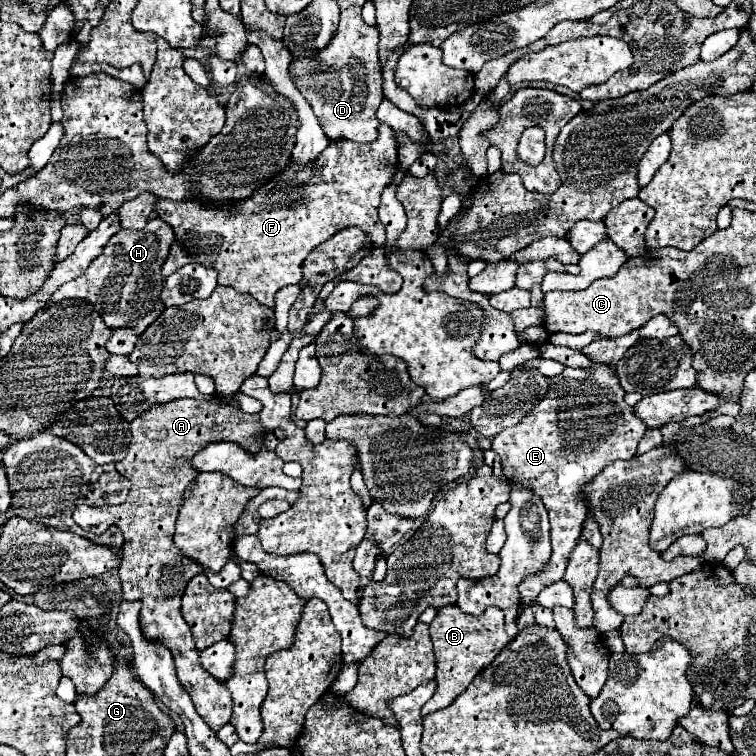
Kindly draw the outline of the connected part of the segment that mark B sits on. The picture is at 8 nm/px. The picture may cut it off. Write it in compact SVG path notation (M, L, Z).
M445 605L437 611L429 629L437 665L437 677L435 677L437 689L433 697L423 705L421 717L451 705L455 697L467 689L467 685L475 679L475 675L481 673L497 657L497 653L511 641L509 635L505 633L503 611L499 607L487 607L481 615L475 617L463 613L457 605Z

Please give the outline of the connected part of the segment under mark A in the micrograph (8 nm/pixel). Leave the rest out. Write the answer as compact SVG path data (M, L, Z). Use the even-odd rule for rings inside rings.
M211 395L207 401L175 399L173 403L151 407L131 421L133 439L127 457L121 463L115 463L117 471L131 479L125 503L115 507L79 505L73 511L75 523L85 531L101 535L112 525L123 531L125 545L119 565L123 599L139 599L143 603L141 629L145 631L145 637L165 643L165 647L173 653L181 685L191 695L197 713L213 731L219 731L231 719L233 701L229 689L201 667L195 639L189 625L181 617L183 591L191 577L201 573L203 567L187 555L181 555L175 547L175 519L181 499L185 499L185 489L191 487L193 479L199 475L199 471L193 471L191 465L193 455L215 441L233 441L255 453L259 451L259 445L253 437L261 431L265 431L265 427L261 425L259 415L249 415L231 403L223 403L221 395Z

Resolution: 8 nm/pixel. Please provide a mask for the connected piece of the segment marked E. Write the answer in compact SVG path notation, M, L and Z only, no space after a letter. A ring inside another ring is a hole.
M593 363L587 369L565 367L561 375L549 377L549 391L533 405L529 415L515 427L507 427L491 439L491 449L501 455L503 475L507 481L521 481L531 487L543 501L551 521L551 559L545 571L537 571L523 579L519 593L529 605L539 591L565 573L567 559L575 547L583 521L589 515L581 491L589 479L617 459L631 459L647 427L633 415L633 407L625 403L625 391L619 385L615 367L609 363Z

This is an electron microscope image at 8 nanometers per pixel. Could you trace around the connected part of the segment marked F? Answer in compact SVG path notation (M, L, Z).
M381 123L377 129L377 139L373 143L355 143L355 141L329 141L321 157L313 167L297 167L293 159L285 165L285 169L269 179L261 189L257 189L251 197L239 199L231 209L219 209L215 205L201 205L197 201L157 201L157 215L169 223L175 231L177 243L187 251L191 261L201 263L205 267L213 267L219 273L219 283L237 289L239 293L253 295L259 303L273 309L275 293L285 287L301 281L301 263L319 243L327 241L331 235L345 227L359 227L369 235L373 247L381 247L385 243L385 231L377 217L379 201L383 189L391 183L393 175L399 169L397 159L397 137L395 131Z

